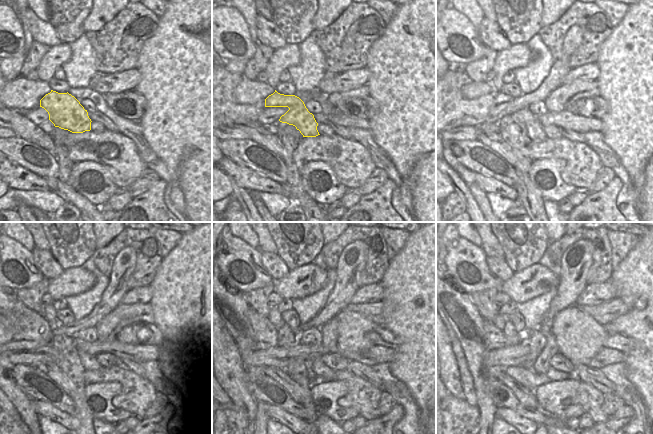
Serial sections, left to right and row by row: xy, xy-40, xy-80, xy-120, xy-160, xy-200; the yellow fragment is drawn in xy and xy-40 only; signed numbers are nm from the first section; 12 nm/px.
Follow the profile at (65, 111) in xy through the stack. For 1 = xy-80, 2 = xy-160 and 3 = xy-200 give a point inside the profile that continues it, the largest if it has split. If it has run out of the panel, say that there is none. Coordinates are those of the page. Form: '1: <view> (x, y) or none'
1: xy-80 (535, 130)
2: xy-160 (317, 367)
3: xy-200 (555, 375)

